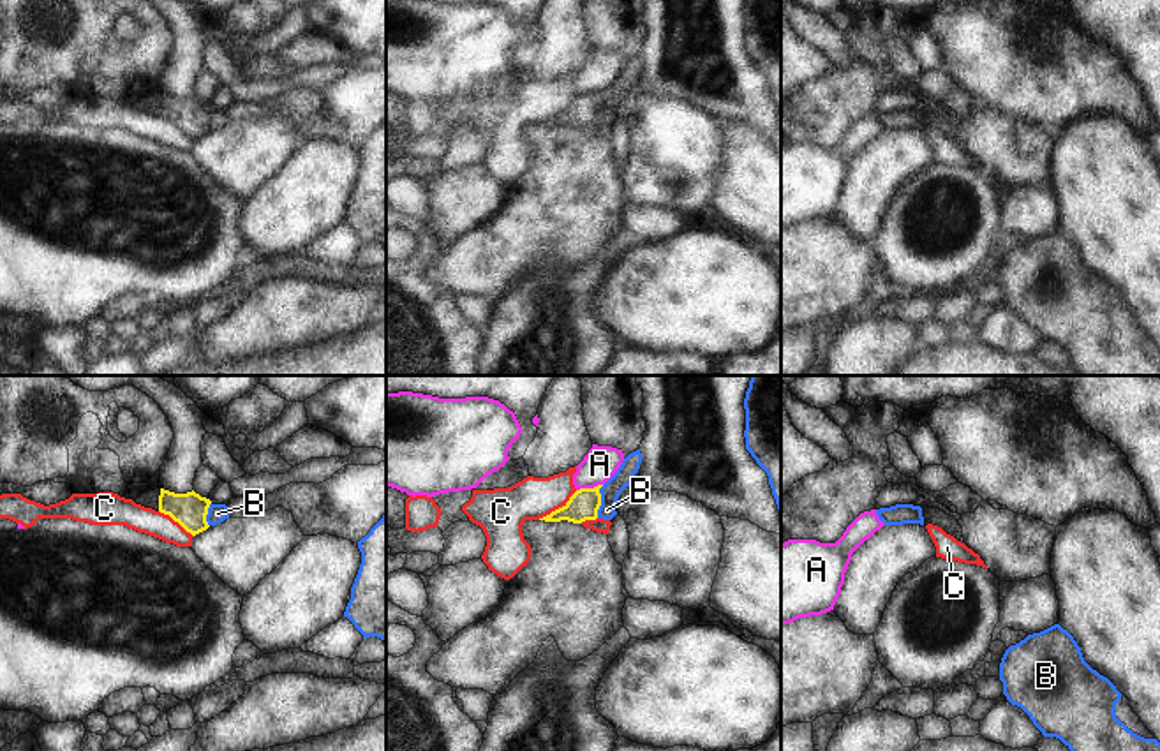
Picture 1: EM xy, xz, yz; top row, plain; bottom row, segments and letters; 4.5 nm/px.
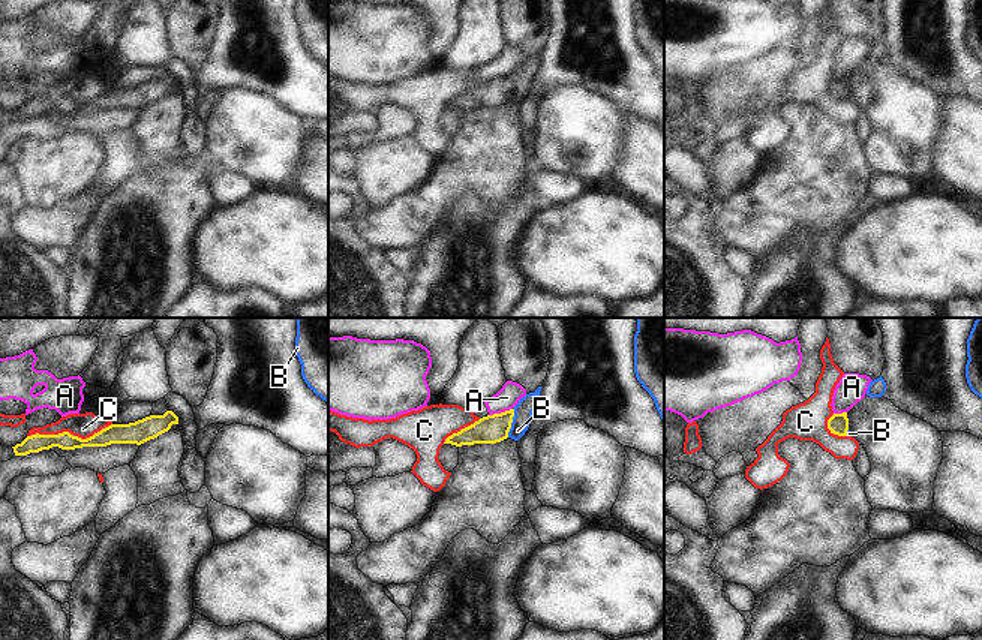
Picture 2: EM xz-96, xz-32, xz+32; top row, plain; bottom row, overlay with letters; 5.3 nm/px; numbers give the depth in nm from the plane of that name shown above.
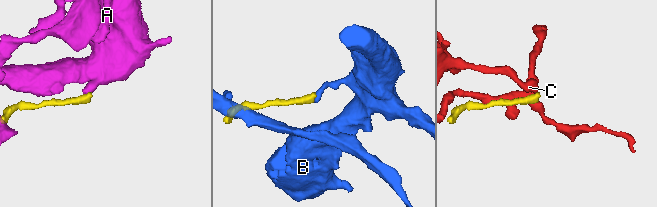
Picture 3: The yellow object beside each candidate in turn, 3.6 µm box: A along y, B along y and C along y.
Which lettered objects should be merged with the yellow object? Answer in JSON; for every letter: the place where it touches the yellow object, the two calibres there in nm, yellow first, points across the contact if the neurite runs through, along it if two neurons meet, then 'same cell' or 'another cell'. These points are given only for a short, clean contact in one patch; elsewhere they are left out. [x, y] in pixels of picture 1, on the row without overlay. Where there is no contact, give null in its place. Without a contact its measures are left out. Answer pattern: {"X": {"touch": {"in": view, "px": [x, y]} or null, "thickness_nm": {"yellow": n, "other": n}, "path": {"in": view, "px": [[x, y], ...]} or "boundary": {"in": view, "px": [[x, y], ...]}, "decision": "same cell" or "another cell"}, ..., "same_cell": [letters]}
{"A": {"touch": {"in": "xz", "px": [589, 94]}, "thickness_nm": {"yellow": 140, "other": 160}, "boundary": {"in": "xz", "px": [[602, 89], [577, 96]]}, "decision": "another cell"}, "B": {"touch": {"in": "xz", "px": [600, 106]}, "thickness_nm": {"yellow": 140, "other": 90}, "path": {"in": "xz", "px": [[584, 110], [600, 106], [610, 96]]}, "decision": "same cell"}, "C": {"touch": {"in": "xz", "px": [559, 113]}, "thickness_nm": {"yellow": 140, "other": 200}, "decision": "another cell"}, "same_cell": ["B"]}

